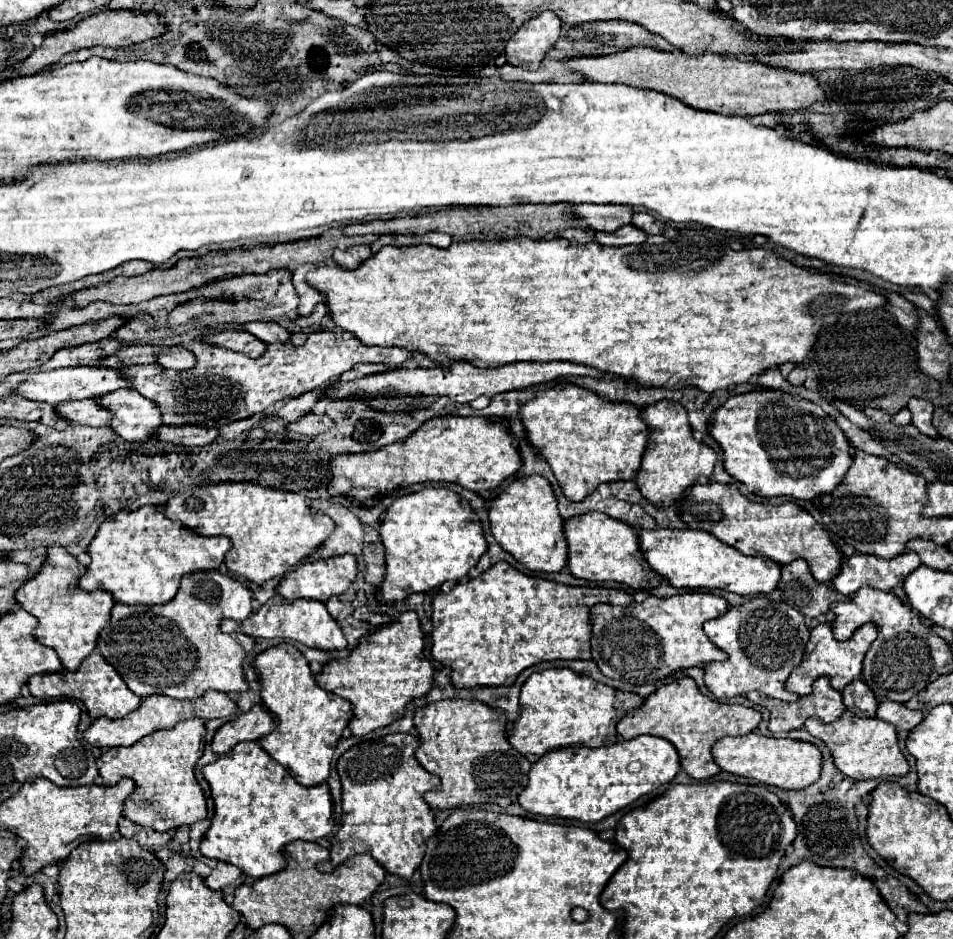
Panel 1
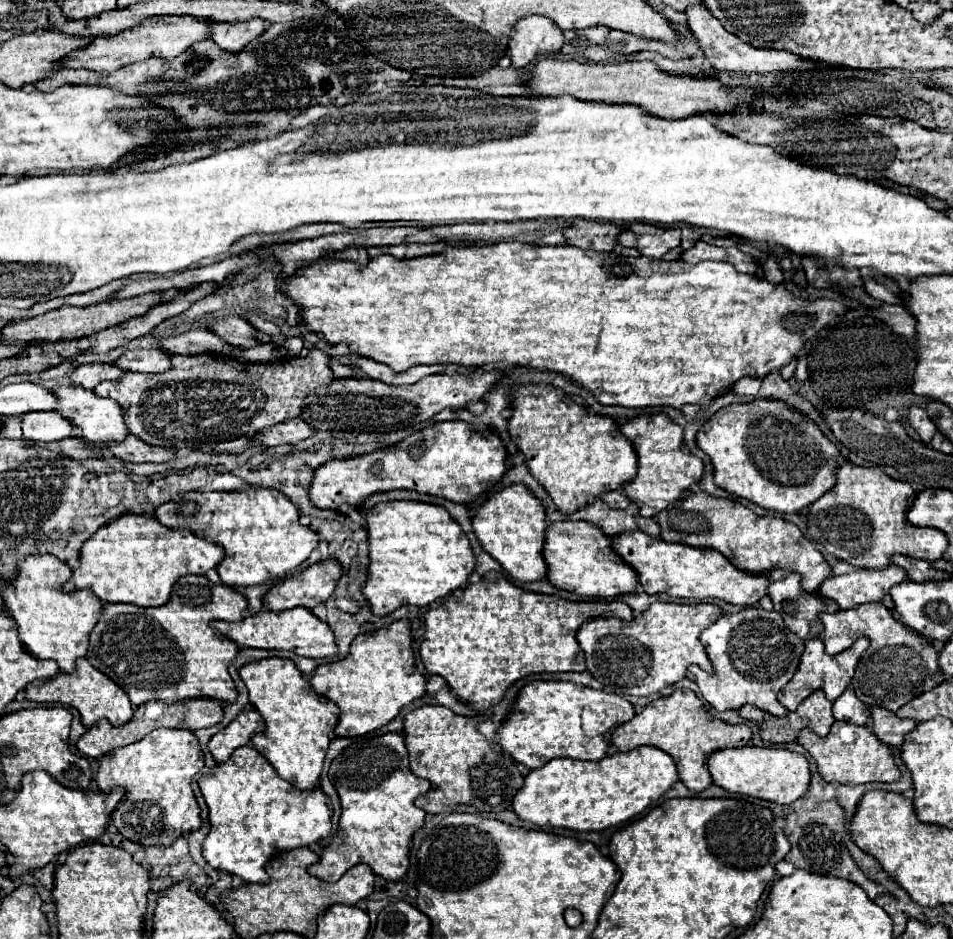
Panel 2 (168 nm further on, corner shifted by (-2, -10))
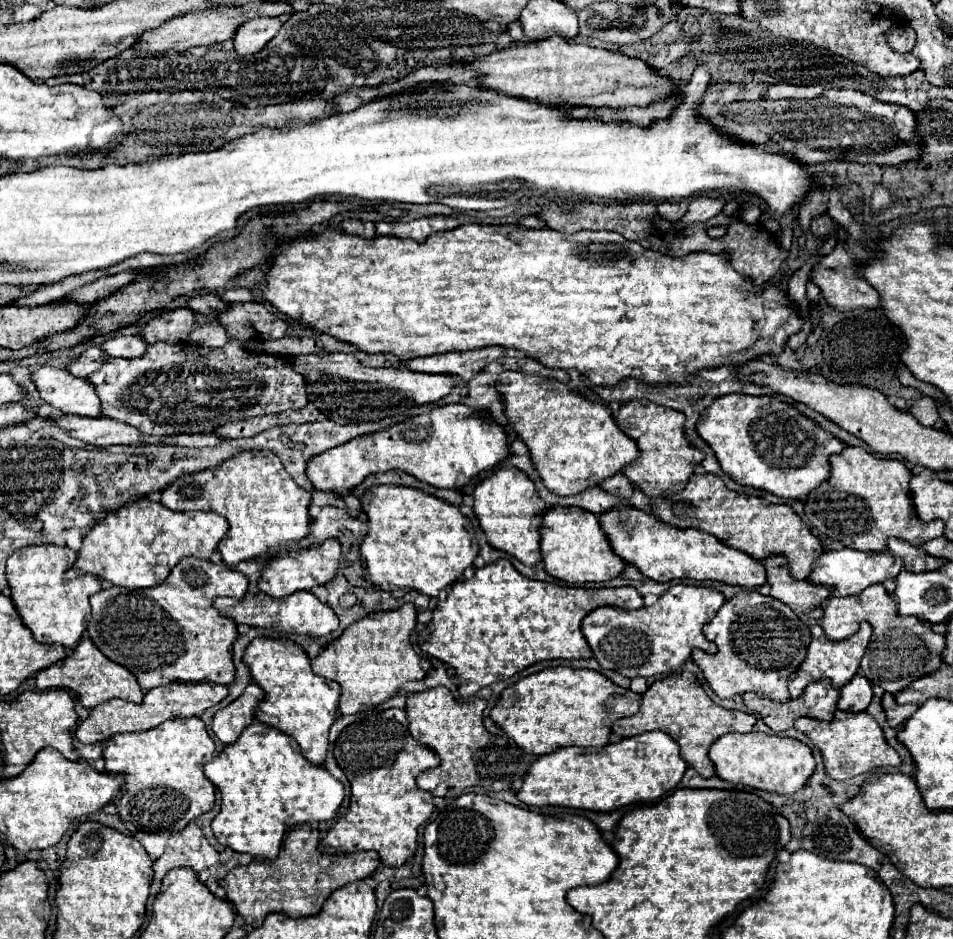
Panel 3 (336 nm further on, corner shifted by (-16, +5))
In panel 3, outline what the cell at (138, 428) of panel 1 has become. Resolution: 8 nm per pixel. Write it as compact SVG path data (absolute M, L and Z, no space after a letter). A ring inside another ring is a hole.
M40 366L32 372L32 382L36 384L40 398L64 414L102 416L96 390L86 384L84 378L76 378L64 368Z

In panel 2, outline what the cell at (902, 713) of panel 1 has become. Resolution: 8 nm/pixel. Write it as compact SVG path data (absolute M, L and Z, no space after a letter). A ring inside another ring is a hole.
M872 707L872 721L876 737L892 747L902 747L904 737L916 727L916 721L900 719L894 711L886 711L884 707Z

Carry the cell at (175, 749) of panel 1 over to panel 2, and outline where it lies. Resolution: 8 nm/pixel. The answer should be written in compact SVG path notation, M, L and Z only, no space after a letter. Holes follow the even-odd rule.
M156 729L146 735L142 741L126 745L122 749L114 749L112 753L100 759L96 783L102 791L112 791L116 787L126 789L126 801L118 805L114 811L114 825L116 829L130 841L142 845L170 845L184 833L198 831L202 825L200 807L196 803L192 791L192 777L204 767L204 753L200 751L198 737L188 729Z

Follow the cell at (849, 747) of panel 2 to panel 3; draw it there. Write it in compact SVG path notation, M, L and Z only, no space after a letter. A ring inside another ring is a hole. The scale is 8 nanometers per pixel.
M836 710L836 716L832 722L820 722L814 718L798 718L794 722L794 728L804 732L812 744L820 750L824 758L826 774L834 780L846 780L864 772L870 772L872 768L896 768L900 766L900 756L894 748L888 746L884 740L882 728L868 712L842 712Z

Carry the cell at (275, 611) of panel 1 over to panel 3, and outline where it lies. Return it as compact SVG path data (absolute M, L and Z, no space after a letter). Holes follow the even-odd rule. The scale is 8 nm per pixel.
M296 592L288 598L270 598L264 594L248 594L240 600L236 598L214 598L212 606L222 614L232 618L236 624L258 626L258 628L276 628L286 634L310 634L310 636L326 636L338 628L338 618L334 610L320 602L312 592Z

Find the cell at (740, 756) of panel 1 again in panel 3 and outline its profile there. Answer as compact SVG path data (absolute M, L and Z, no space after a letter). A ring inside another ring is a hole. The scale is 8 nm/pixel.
M748 732L748 734L724 734L718 738L708 752L716 776L732 782L732 784L744 784L756 790L776 792L776 794L794 794L812 776L816 762L812 756L812 750L798 740L772 736L766 732Z

